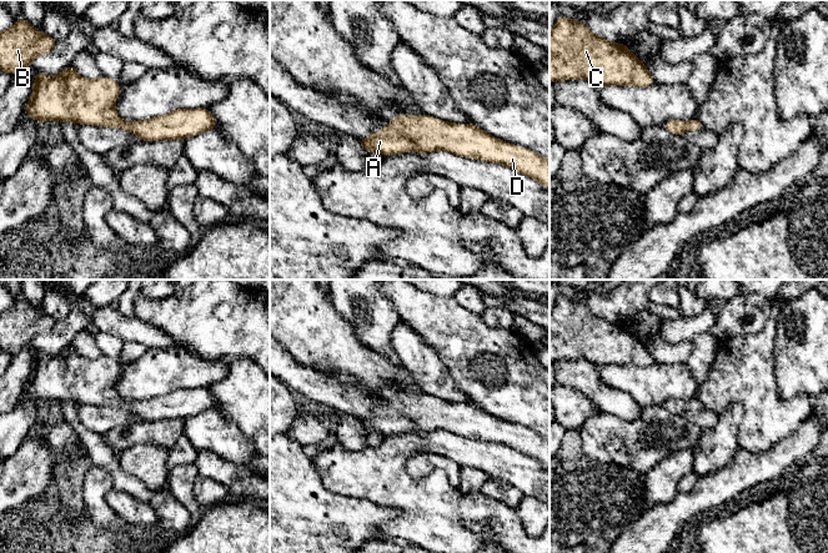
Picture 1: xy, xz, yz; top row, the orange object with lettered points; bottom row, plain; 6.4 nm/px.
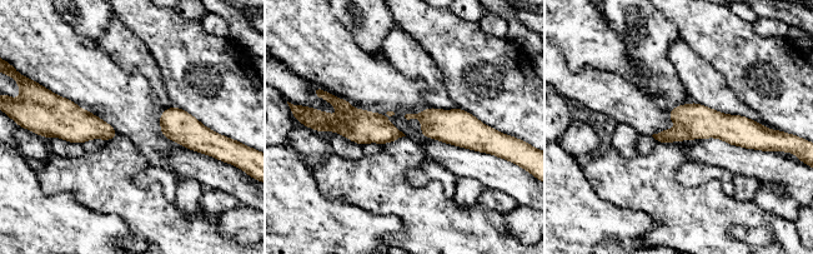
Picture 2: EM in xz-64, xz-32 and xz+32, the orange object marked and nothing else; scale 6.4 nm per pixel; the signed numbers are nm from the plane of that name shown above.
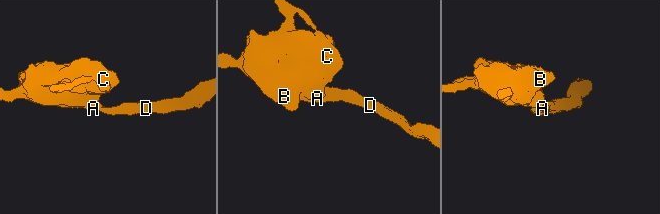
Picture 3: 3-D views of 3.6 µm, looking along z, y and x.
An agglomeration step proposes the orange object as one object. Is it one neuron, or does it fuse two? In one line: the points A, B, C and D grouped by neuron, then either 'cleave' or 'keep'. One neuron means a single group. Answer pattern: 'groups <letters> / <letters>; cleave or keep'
groups A B C D; keep

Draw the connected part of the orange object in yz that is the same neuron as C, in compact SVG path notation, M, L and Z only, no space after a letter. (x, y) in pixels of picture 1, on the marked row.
M559 16L550 32L550 82L561 80L587 80L598 87L608 85L648 87L656 84L643 61L634 56L626 44L612 44L577 20Z

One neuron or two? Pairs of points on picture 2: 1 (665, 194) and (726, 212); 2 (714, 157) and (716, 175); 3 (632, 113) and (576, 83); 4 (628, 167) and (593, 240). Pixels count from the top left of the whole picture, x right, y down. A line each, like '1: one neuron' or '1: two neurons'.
1: one neuron
2: two neurons
3: one neuron
4: two neurons

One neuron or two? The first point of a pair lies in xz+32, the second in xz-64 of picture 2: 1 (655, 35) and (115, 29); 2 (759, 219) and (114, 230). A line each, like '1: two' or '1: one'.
1: two
2: two

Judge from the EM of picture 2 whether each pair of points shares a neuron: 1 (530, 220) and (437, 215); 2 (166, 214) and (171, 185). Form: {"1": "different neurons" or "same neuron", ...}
{"1": "different neurons", "2": "different neurons"}

